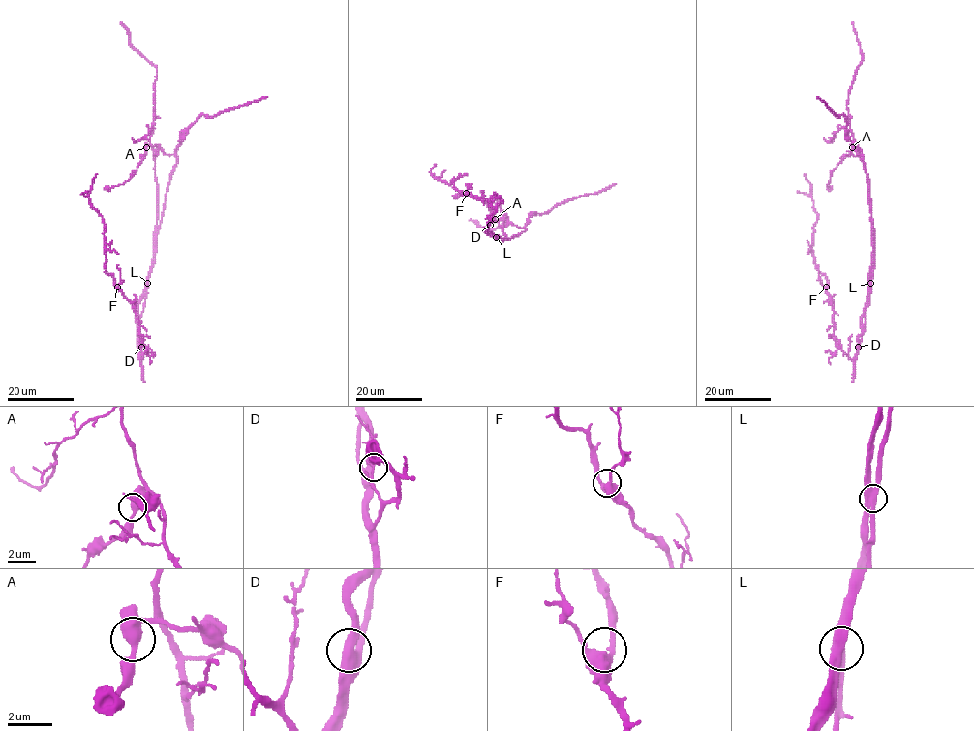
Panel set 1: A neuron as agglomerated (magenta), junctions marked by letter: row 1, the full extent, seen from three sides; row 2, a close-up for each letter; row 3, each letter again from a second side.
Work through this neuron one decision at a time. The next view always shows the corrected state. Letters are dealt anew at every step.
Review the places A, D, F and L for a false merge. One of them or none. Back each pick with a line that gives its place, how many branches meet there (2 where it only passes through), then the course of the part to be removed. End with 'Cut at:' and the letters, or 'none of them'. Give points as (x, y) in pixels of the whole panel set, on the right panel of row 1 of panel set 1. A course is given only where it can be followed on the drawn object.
Cut at: none of them

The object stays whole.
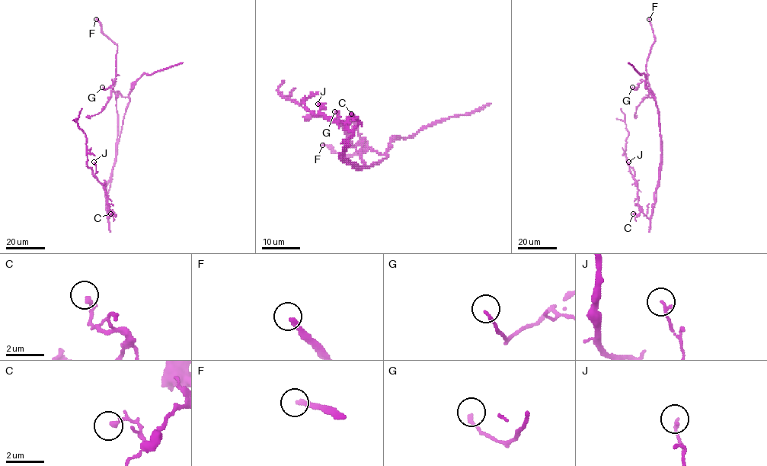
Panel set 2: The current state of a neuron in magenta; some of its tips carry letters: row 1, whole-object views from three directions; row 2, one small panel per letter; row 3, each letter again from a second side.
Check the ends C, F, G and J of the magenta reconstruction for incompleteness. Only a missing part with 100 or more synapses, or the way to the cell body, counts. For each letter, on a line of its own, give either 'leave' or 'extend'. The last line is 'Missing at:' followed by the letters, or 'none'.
C: leave
F: extend
G: leave
J: leave
Missing at: F

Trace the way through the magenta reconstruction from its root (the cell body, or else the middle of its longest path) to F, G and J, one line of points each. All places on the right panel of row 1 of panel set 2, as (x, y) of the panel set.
F: (659, 179), (662, 162), (659, 116), (646, 69), (647, 59), (655, 40), (649, 19)
G: (659, 179), (662, 143), (657, 107), (647, 78), (640, 83), (636, 90), (632, 87)
J: (659, 179), (654, 194), (653, 213), (649, 218), (638, 204), (637, 184), (630, 172), (628, 162)

